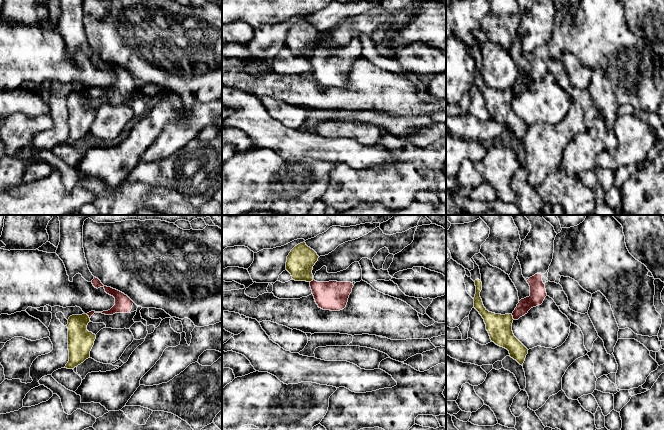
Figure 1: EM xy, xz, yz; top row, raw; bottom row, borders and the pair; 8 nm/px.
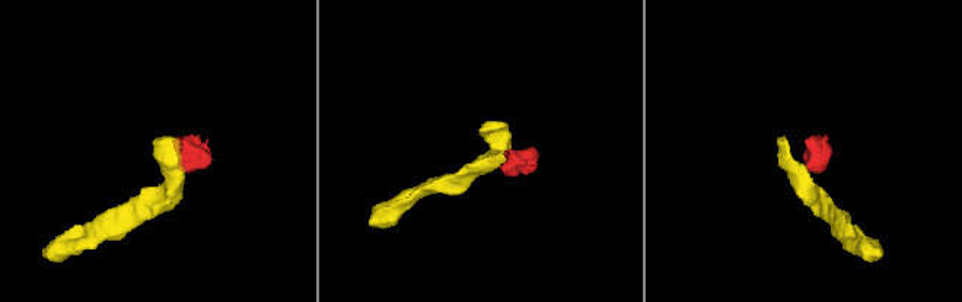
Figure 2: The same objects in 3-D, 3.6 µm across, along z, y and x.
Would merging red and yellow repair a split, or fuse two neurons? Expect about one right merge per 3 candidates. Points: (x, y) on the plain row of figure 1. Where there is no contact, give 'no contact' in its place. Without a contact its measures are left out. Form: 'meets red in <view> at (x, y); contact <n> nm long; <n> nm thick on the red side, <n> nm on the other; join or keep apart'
meets red in yz at (513, 93); contact 50 nm long; 120 nm thick on the red side, 200 nm on the other; keep apart

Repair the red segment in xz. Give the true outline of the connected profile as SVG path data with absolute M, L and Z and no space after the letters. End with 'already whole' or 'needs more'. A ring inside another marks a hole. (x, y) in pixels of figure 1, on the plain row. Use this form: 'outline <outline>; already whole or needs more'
outline M354 38L346 46L337 49L328 49L327 43L323 42L316 47L310 63L319 84L340 87L347 81L353 59L361 56L362 45L359 38Z; needs more

